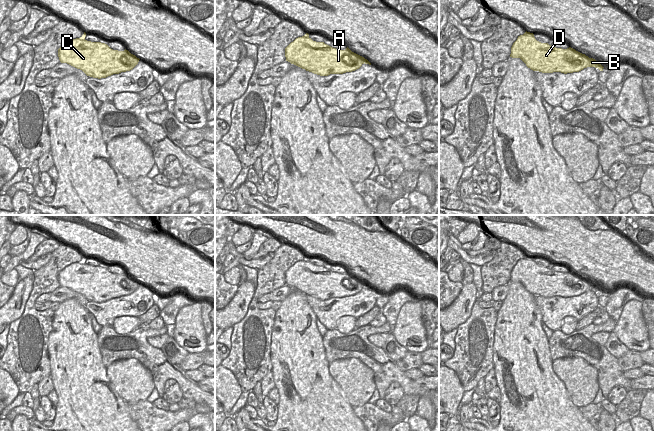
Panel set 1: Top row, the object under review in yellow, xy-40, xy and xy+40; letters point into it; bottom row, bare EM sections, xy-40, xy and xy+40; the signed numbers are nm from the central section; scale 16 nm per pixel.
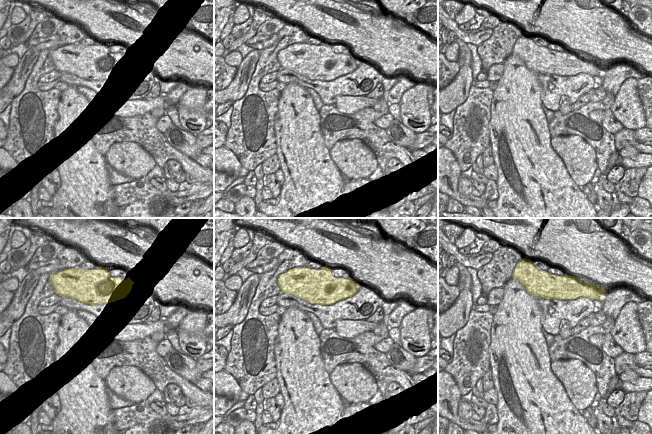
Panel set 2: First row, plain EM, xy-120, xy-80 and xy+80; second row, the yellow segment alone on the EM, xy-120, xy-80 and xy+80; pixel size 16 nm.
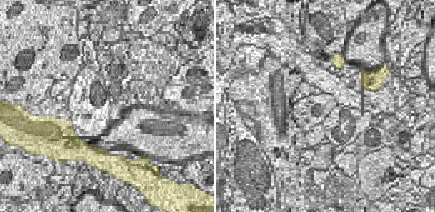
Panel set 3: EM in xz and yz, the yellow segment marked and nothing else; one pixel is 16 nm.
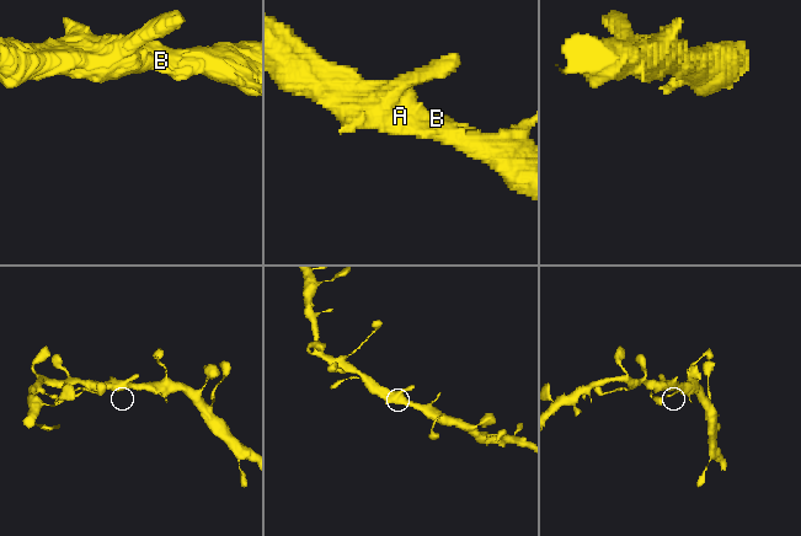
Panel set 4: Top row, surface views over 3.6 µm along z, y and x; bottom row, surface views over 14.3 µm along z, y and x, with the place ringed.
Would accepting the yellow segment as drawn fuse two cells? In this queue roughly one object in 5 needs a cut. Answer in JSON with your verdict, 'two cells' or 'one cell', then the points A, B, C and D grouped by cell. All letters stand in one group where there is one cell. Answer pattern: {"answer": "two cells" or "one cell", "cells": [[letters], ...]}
{"answer": "one cell", "cells": [["A", "B", "C", "D"]]}

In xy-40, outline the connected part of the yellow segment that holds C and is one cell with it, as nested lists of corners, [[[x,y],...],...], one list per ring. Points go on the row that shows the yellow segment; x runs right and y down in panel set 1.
[[[84,32],[80,38],[72,39],[58,49],[61,63],[80,69],[87,76],[101,79],[130,71],[140,60],[126,49],[113,50],[105,43],[87,41],[85,37]]]

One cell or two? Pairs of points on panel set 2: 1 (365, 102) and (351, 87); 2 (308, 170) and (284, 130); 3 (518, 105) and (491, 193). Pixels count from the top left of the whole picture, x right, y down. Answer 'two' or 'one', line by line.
1: two
2: one
3: two

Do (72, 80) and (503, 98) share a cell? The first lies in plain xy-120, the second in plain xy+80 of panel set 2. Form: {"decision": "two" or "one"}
{"decision": "two"}

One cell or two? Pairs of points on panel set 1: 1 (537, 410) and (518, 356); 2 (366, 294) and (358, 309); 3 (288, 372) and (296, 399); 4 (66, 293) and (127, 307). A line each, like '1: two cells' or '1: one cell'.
1: one cell
2: one cell
3: one cell
4: one cell

